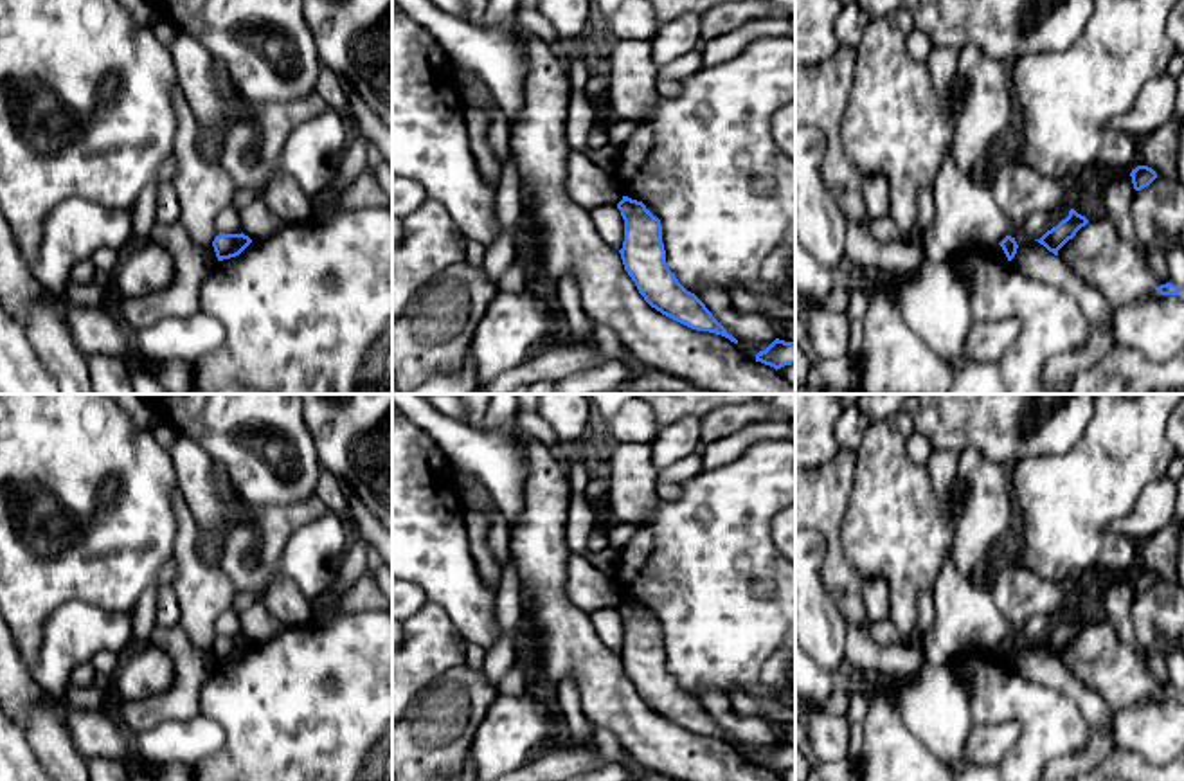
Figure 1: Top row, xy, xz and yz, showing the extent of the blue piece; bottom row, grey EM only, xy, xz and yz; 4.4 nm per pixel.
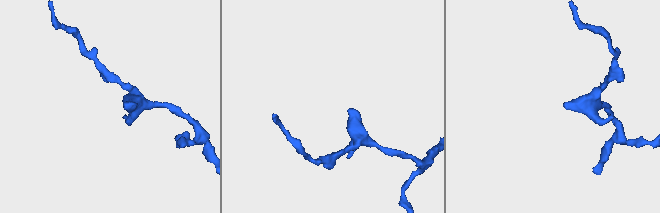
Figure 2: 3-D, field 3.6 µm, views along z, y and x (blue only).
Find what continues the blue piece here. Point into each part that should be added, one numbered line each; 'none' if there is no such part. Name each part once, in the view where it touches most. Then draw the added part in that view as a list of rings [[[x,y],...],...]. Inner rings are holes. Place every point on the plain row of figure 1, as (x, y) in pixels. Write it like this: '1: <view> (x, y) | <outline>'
none

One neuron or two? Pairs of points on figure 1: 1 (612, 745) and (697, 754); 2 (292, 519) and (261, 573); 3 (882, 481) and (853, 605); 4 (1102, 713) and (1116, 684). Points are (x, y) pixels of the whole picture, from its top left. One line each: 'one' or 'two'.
1: two
2: one
3: two
4: two

